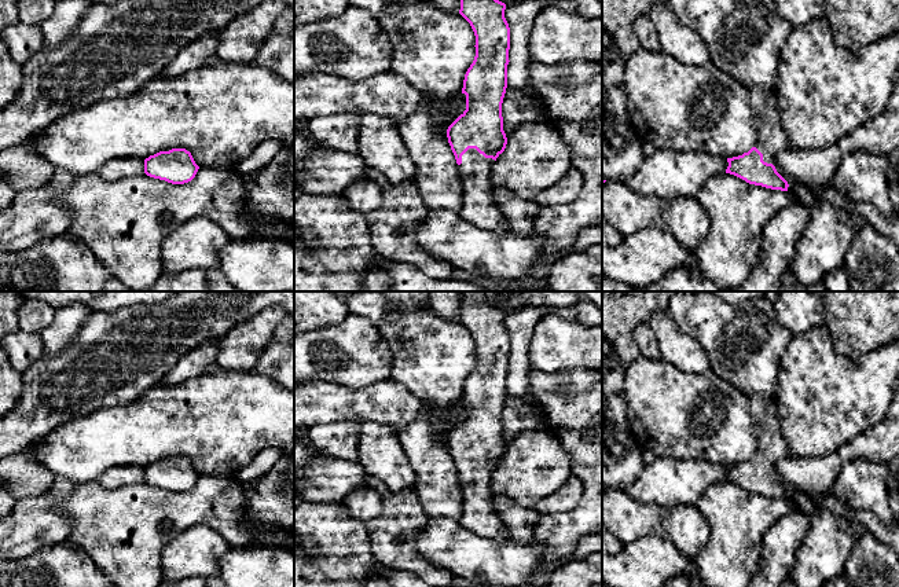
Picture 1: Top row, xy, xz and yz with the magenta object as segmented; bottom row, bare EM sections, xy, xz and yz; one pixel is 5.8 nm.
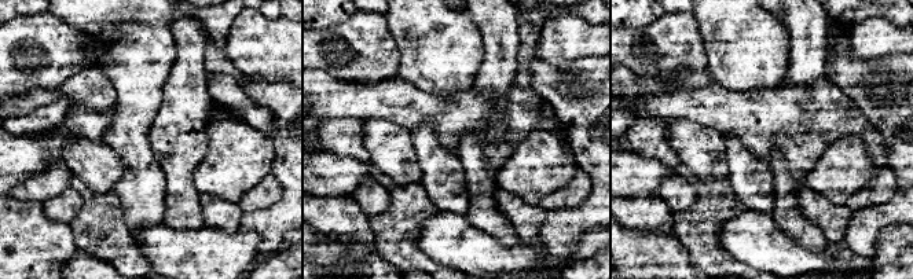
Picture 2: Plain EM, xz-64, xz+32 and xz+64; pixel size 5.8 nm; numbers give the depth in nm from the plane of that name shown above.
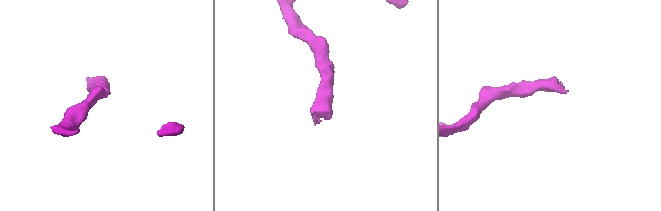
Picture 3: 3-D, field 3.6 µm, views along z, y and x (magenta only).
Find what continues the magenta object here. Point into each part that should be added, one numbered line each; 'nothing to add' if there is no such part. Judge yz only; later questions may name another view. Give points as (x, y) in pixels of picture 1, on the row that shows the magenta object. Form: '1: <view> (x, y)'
1: yz (773, 139)

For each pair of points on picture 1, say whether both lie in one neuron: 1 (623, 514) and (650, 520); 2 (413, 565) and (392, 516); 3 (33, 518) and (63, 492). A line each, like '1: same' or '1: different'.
1: same
2: same
3: same

